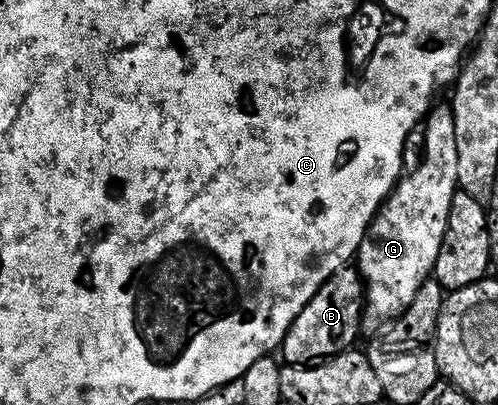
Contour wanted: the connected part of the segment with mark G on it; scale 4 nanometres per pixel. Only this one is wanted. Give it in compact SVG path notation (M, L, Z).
M435 107L424 124L426 160L412 174L407 173L392 191L366 232L356 257L364 283L366 305L363 329L381 329L410 308L423 284L431 279L447 233L452 198L459 191L456 124L453 109Z

